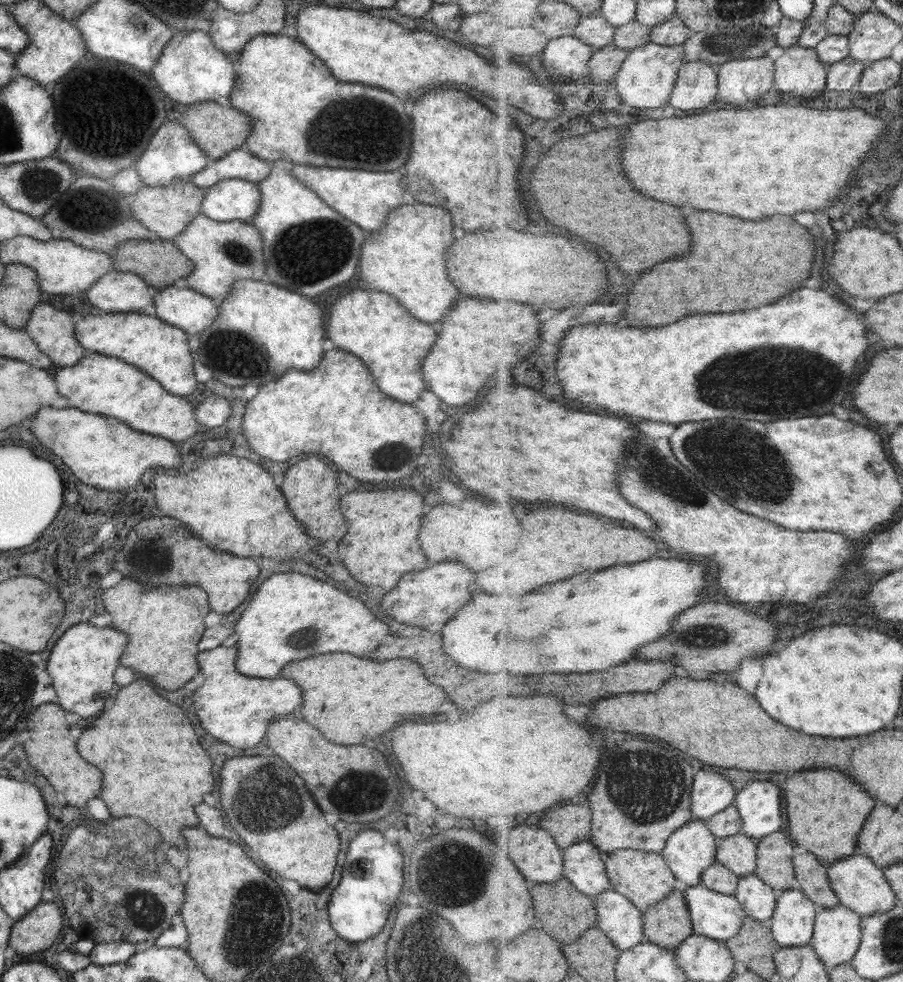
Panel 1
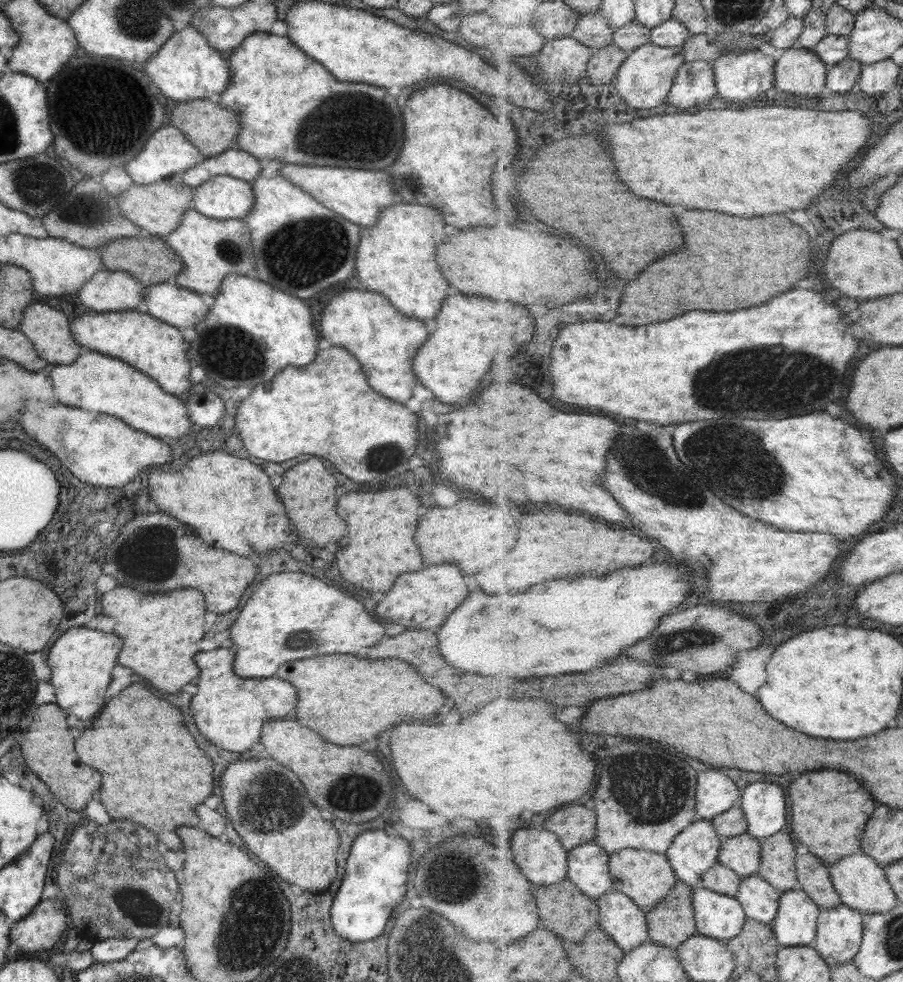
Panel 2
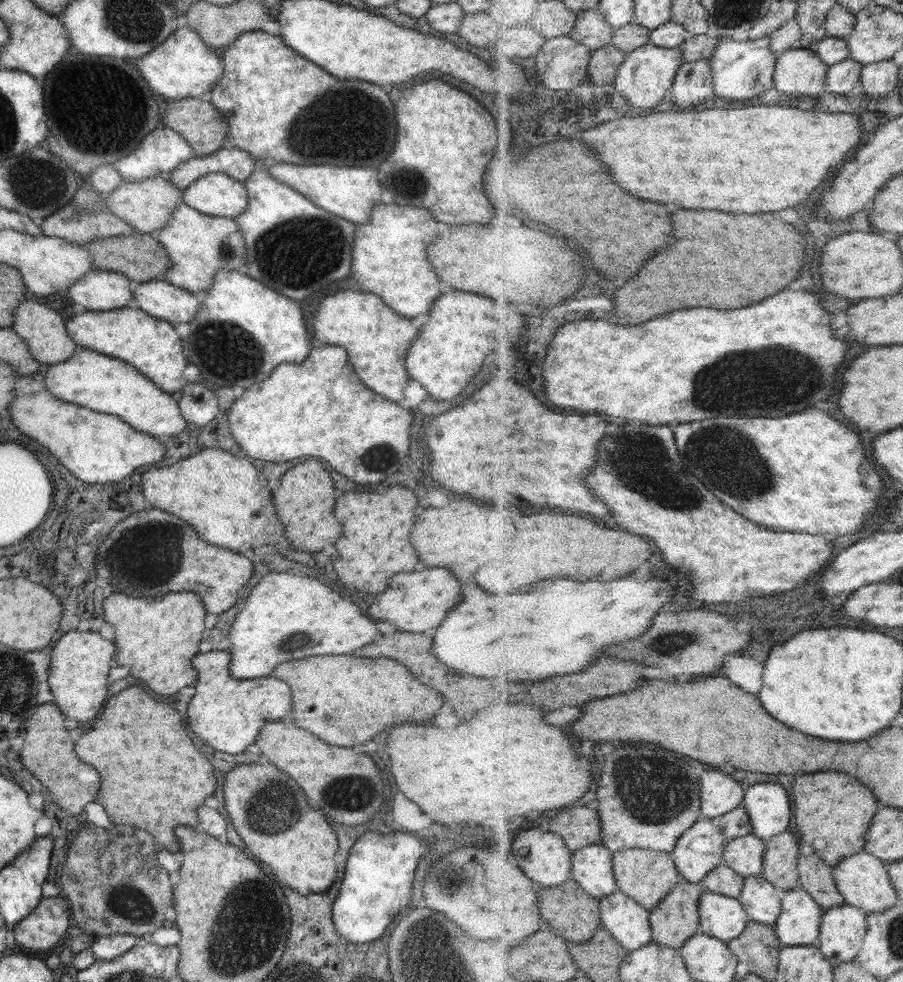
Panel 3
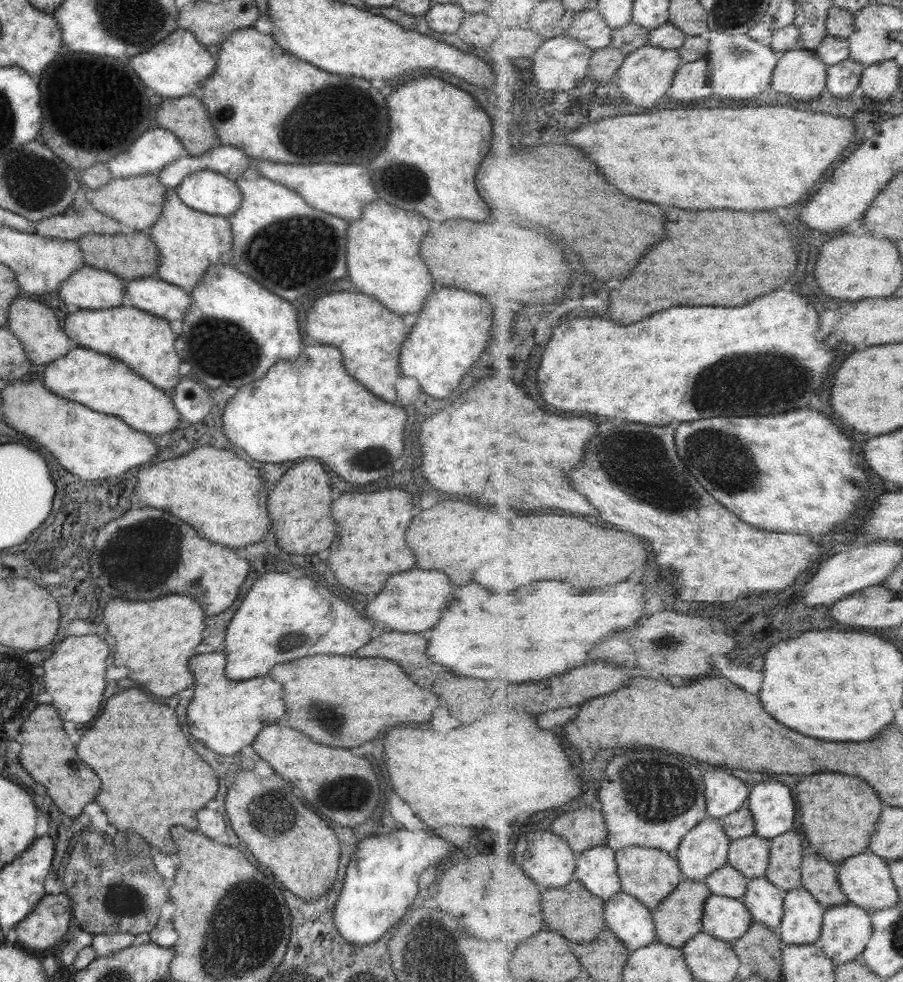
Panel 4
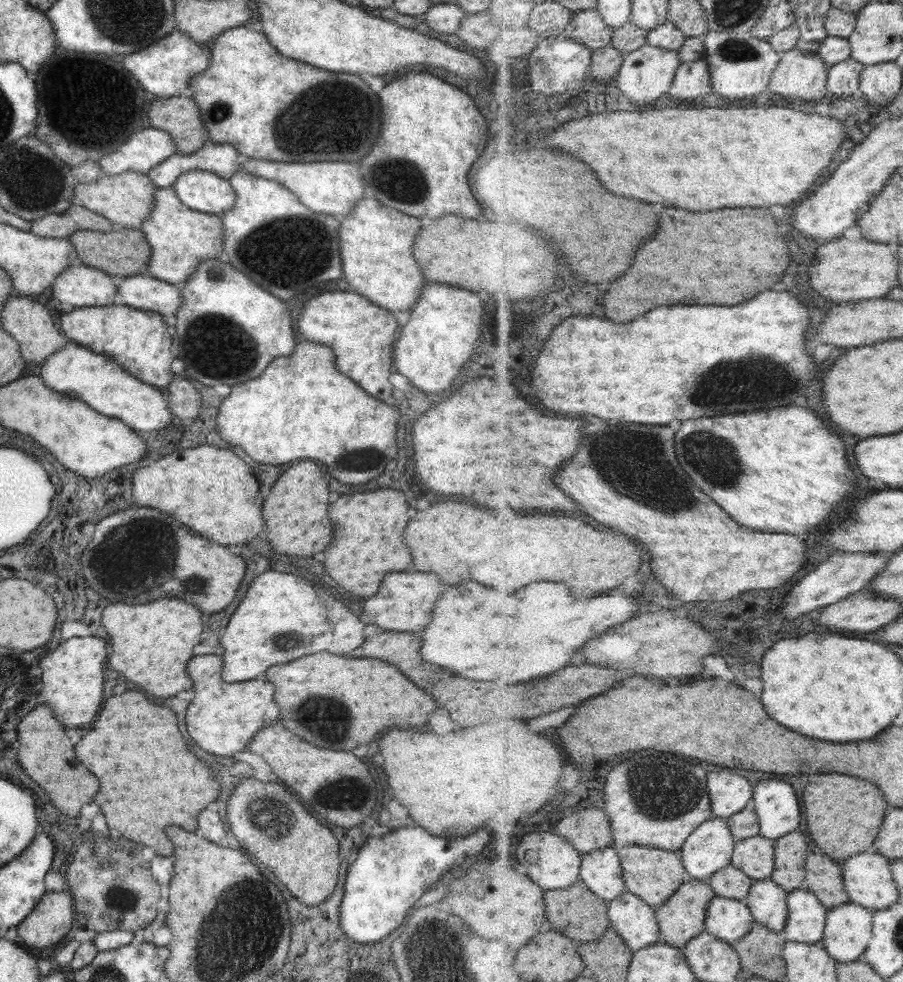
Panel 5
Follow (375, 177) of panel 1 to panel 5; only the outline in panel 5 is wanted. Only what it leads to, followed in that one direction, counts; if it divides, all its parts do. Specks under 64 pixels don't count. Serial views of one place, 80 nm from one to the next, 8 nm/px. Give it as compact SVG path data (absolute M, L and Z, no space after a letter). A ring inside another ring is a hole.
M243 159L239 170L256 175L267 181L275 181L293 193L301 204L313 212L333 214L342 218L359 202L365 194L363 178L357 164L347 162L309 162L309 164L287 164L287 162L265 162L265 160Z

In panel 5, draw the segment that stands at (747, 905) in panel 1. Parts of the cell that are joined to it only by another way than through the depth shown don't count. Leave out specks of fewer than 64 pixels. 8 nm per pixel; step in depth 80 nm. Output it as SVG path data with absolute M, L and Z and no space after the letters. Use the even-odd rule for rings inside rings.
M772 878L754 881L749 896L744 900L752 909L757 923L768 926L771 930L783 933L788 924L788 891L779 886Z

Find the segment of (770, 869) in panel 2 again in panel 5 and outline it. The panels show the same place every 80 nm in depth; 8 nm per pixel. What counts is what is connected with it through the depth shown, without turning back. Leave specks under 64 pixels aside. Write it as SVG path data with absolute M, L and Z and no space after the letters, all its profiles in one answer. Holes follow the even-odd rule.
M799 829L776 839L776 865L771 878L788 892L807 888L807 854L811 854L809 842Z

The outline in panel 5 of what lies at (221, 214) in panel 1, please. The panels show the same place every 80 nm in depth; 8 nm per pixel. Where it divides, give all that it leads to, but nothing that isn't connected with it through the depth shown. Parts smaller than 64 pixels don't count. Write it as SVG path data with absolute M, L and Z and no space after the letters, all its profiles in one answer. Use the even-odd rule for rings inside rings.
M205 171L185 172L177 176L177 181L170 187L181 204L205 214L220 216L235 201L235 193L228 180Z

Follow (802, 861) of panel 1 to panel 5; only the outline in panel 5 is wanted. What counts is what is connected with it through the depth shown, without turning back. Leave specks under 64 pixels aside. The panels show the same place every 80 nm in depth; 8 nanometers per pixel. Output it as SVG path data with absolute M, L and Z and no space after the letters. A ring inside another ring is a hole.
M810 854L806 862L807 888L829 909L851 902L845 888L843 870L828 854Z

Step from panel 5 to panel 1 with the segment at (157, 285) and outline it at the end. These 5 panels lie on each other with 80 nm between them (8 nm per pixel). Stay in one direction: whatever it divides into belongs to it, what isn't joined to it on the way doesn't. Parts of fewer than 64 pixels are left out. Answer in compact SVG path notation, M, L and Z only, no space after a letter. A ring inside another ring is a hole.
M183 284L158 288L152 302L155 316L186 334L199 335L217 318L217 303Z

